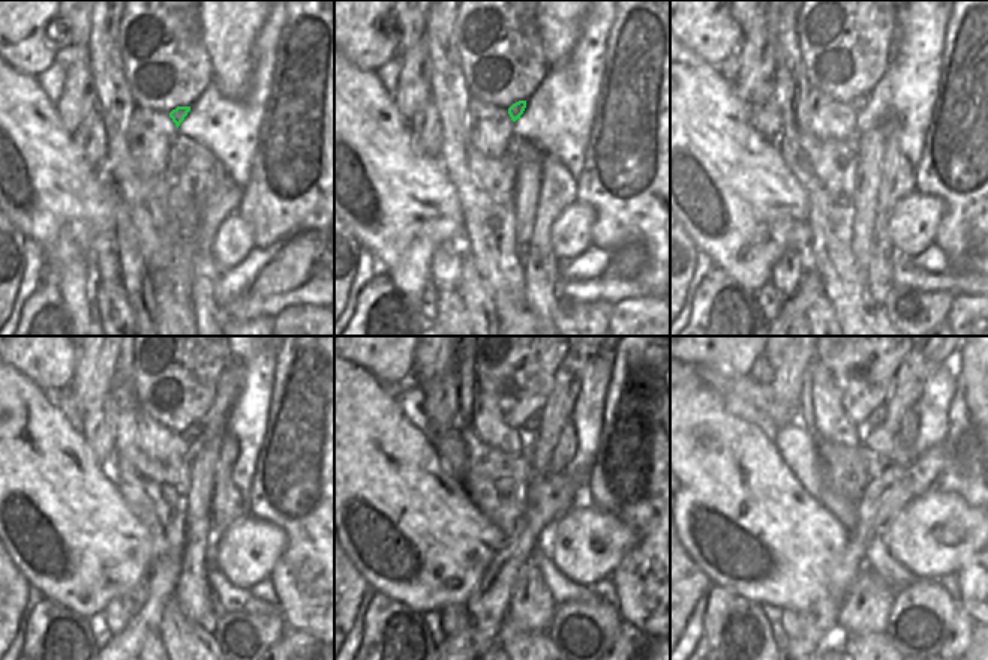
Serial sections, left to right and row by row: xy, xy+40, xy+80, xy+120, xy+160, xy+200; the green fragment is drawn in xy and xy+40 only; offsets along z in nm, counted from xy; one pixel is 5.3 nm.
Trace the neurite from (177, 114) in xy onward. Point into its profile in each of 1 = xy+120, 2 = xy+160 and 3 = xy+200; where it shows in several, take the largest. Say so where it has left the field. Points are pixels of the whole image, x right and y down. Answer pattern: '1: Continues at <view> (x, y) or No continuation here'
1: Continues at xy+120 (197, 428)
2: Continues at xy+160 (531, 426)
3: Continues at xy+200 (876, 417)

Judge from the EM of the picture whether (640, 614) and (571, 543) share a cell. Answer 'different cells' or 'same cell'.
different cells

